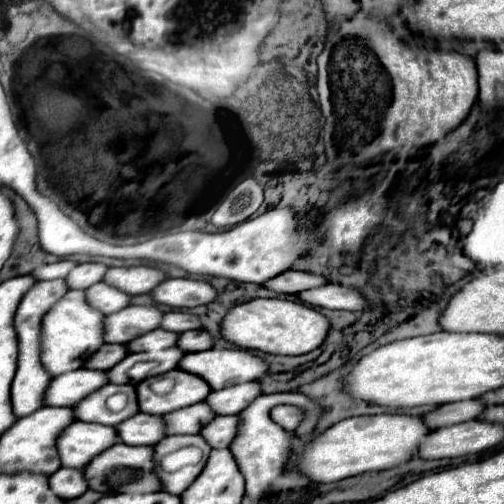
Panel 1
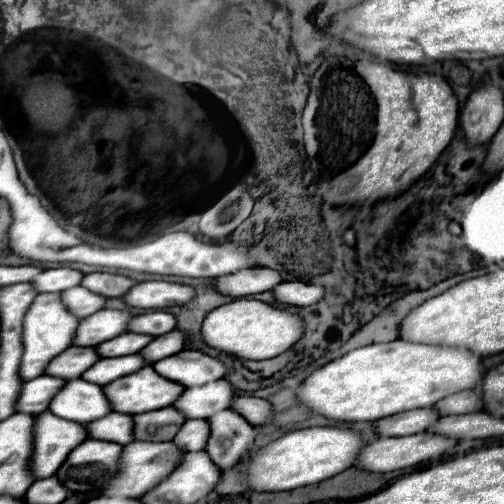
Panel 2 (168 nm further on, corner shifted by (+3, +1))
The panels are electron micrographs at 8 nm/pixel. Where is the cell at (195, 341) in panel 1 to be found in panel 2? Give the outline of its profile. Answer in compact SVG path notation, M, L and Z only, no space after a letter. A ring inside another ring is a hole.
M173 330L169 334L155 338L147 348L143 348L141 354L149 358L151 362L157 362L157 360L163 360L167 356L181 352L185 348L185 342L187 342L187 336L181 330Z

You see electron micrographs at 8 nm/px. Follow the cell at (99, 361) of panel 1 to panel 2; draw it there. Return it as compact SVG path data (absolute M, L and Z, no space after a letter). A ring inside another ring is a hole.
M67 348L65 352L61 352L59 356L55 356L51 360L51 364L47 366L45 374L49 376L57 376L63 380L73 380L73 378L81 378L81 374L91 368L101 356L97 354L95 348Z

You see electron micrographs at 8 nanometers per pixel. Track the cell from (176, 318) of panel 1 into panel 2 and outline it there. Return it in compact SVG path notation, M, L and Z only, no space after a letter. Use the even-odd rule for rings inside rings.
M155 310L155 312L135 316L129 324L129 332L141 332L141 334L149 334L149 336L163 336L163 334L175 330L175 326L177 326L177 320L175 320L173 314L163 312L163 310Z

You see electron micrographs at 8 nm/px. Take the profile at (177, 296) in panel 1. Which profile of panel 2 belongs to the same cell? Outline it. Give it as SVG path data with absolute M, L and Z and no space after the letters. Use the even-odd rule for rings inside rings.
M139 282L135 284L123 300L133 308L167 308L167 306L183 306L195 298L195 290L177 282Z

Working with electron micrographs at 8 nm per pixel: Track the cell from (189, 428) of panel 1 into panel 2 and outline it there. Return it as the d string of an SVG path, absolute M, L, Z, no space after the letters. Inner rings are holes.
M173 406L163 410L153 410L135 416L135 440L149 440L149 442L165 442L173 440L179 428L185 424L187 416Z

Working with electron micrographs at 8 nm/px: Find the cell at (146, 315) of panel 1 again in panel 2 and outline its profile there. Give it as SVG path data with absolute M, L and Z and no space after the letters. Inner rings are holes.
M103 308L101 312L95 312L93 316L87 316L81 320L75 346L97 346L101 342L107 342L115 336L121 336L127 332L127 324L131 322L133 314L127 310L109 310Z

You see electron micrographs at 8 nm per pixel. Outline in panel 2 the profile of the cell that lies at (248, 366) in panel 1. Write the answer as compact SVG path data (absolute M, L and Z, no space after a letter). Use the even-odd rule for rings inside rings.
M183 350L175 356L167 356L155 362L153 368L157 370L157 374L183 384L185 388L215 382L223 378L223 372L227 372L219 358L213 358L199 350Z

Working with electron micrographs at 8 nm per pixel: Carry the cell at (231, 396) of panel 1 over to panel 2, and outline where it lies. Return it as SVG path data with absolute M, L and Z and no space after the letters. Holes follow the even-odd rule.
M217 380L199 388L187 388L173 404L187 418L209 418L215 412L227 410L235 398L235 388L227 380Z

